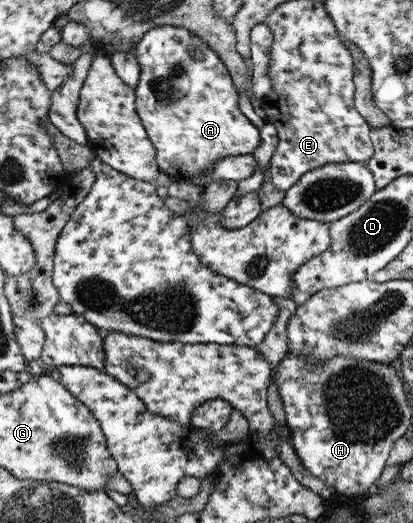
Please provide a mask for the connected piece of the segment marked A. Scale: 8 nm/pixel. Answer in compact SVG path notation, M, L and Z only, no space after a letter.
M179 26L157 27L143 34L133 53L141 70L135 90L136 111L156 149L160 171L170 175L173 181L192 182L193 176L208 170L217 160L252 154L259 147L260 130L241 112L237 87L227 67L201 37Z

